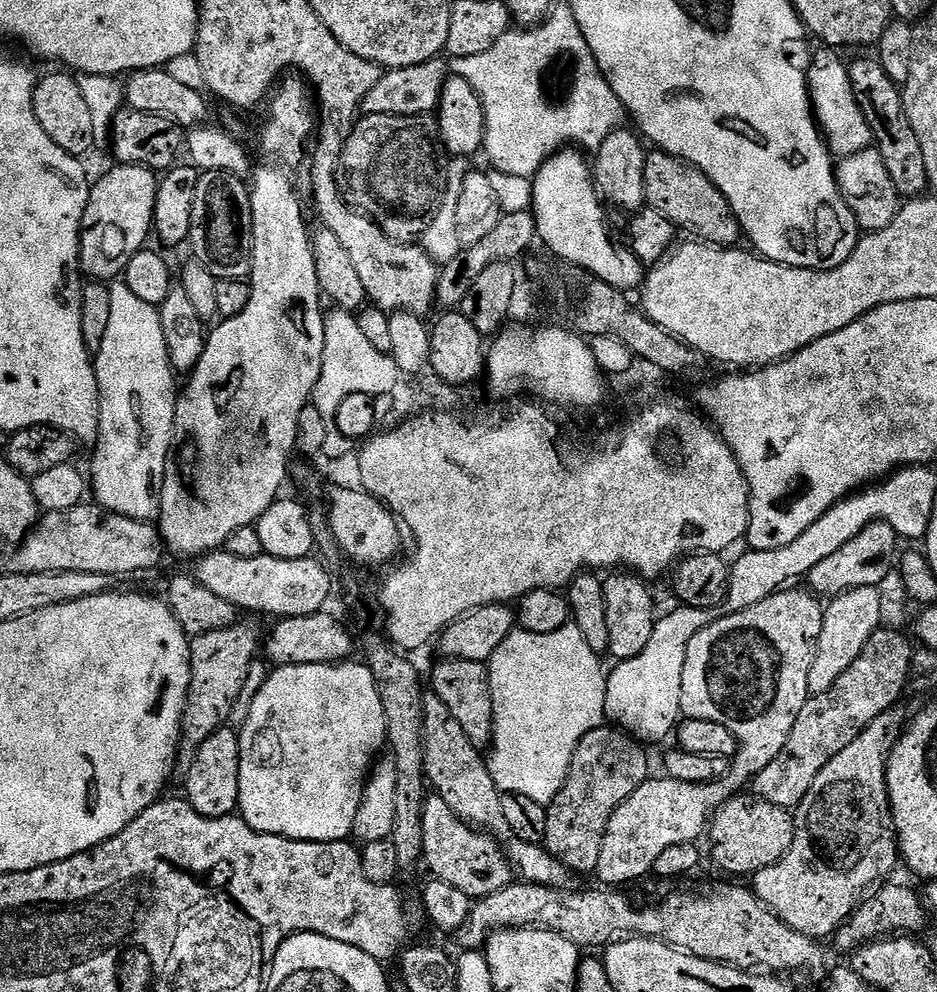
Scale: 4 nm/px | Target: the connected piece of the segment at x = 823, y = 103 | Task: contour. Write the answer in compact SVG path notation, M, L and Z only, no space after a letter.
M820 46L817 49L817 52L815 49L811 53L808 66L808 96L828 151L833 157L843 158L873 147L870 124L866 122L866 114L862 114L862 106L858 106L858 98L854 98L854 86L850 86L846 60L835 48Z

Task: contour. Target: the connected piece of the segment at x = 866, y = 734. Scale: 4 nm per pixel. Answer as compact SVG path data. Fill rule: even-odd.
M897 706L878 714L878 718L874 718L874 722L870 722L870 726L866 726L866 730L862 730L862 734L858 734L858 738L854 738L842 754L834 754L834 758L822 766L818 778L814 778L814 786L810 786L806 798L802 798L800 805L794 809L794 842L790 842L790 850L786 850L777 864L753 872L750 877L750 887L756 897L779 920L786 922L790 930L798 930L798 934L806 934L811 940L824 942L828 935L829 939L839 932L840 927L860 907L869 889L877 883L875 880L887 881L896 864L898 868L898 845L896 830L892 827L886 770L892 745L899 740L906 727L902 709Z

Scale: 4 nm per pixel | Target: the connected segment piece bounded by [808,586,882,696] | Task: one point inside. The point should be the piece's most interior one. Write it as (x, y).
(850, 620)

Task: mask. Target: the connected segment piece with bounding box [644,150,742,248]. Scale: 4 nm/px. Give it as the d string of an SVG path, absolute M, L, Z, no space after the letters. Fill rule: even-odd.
M659 150L649 151L645 155L644 161L646 162L644 174L646 176L647 207L653 208L658 214L662 214L662 218L671 222L673 229L680 231L681 228L682 231L689 232L692 235L689 237L705 244L715 244L717 248L733 247L739 241L736 239L741 239L740 224L737 222L732 209L729 208L722 190L718 190L718 186L714 186L714 182L710 182L710 178L706 178L706 174L702 174L700 168Z

